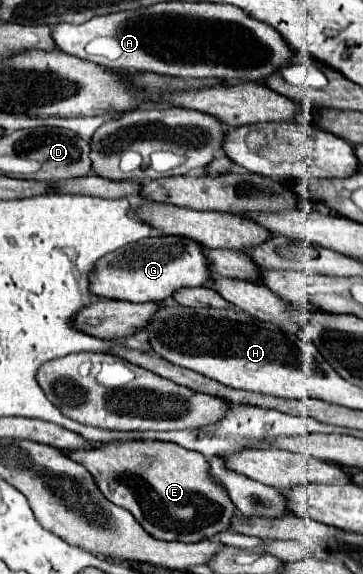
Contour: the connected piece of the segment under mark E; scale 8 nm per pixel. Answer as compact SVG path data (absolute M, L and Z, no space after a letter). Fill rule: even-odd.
M118 440L96 444L92 448L68 452L72 460L82 464L100 492L116 506L126 508L146 532L158 540L200 542L228 530L236 508L232 500L210 480L206 472L208 460L200 452L186 450L172 442L146 440ZM134 484L134 508L132 508Z

